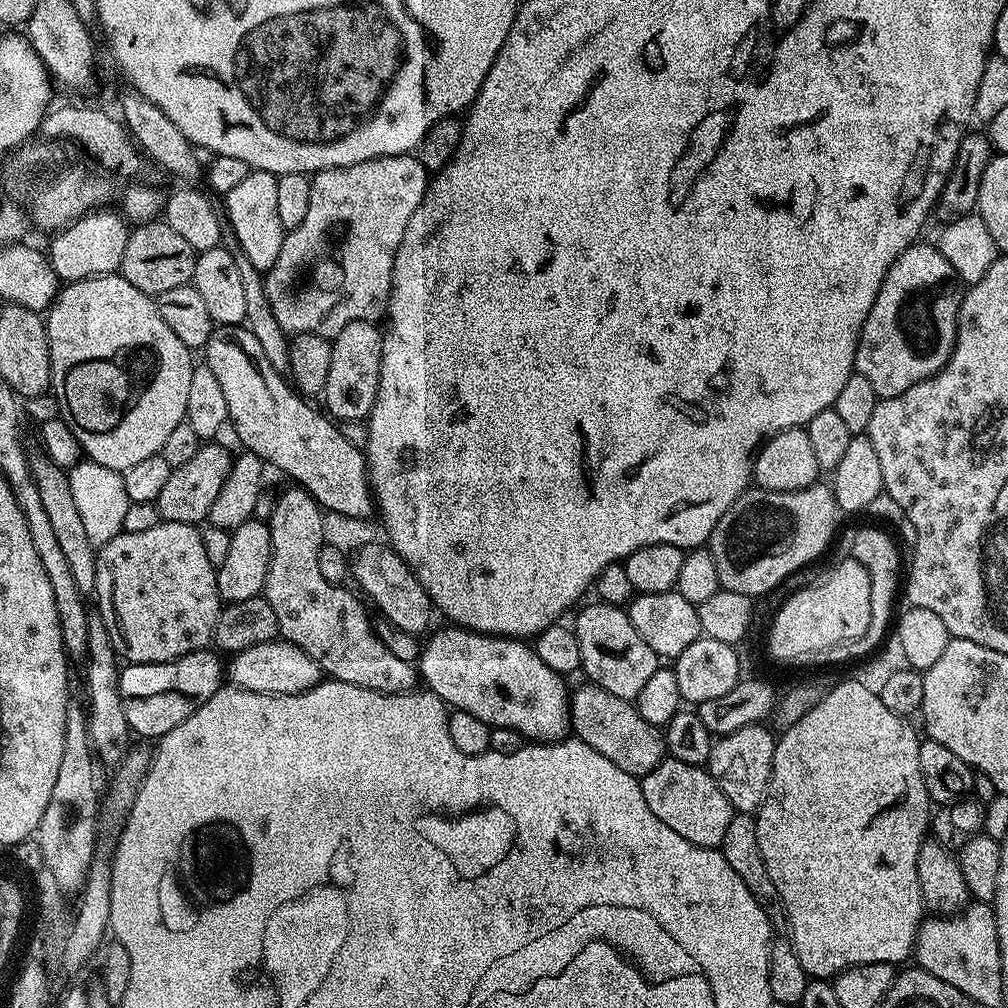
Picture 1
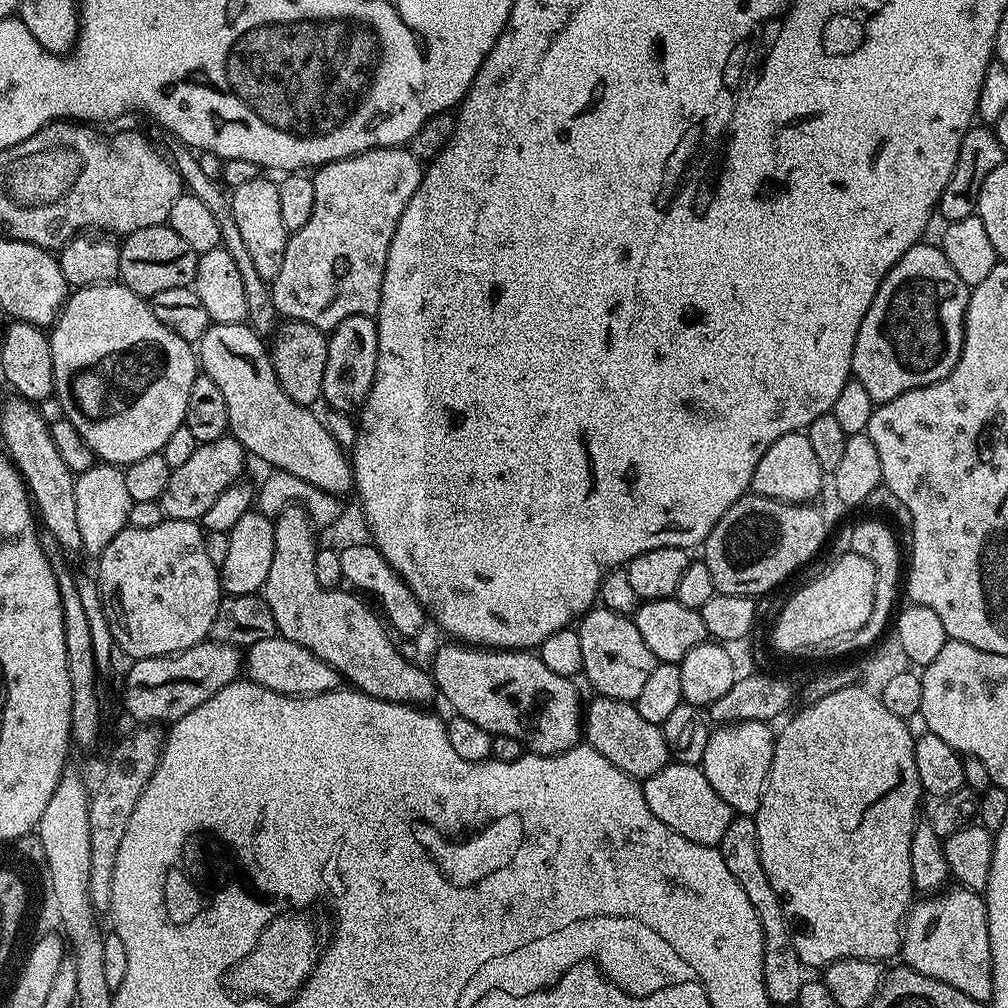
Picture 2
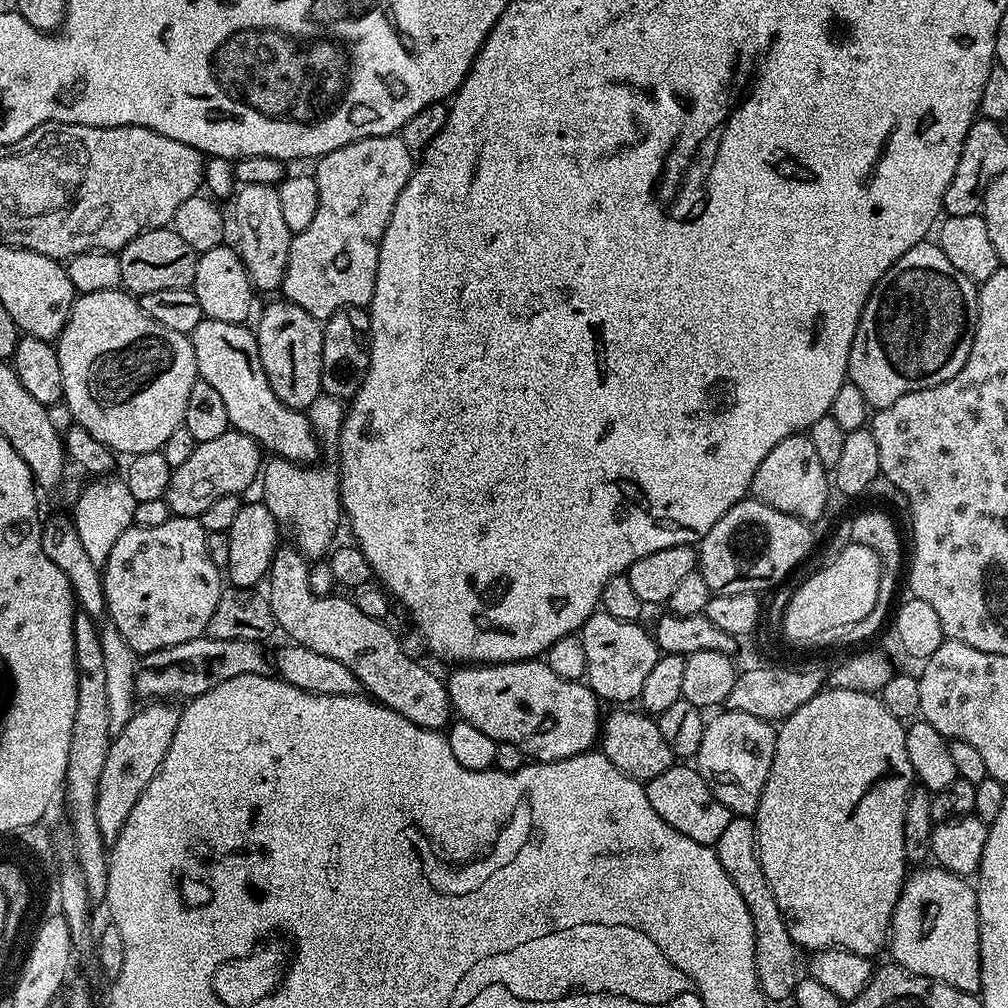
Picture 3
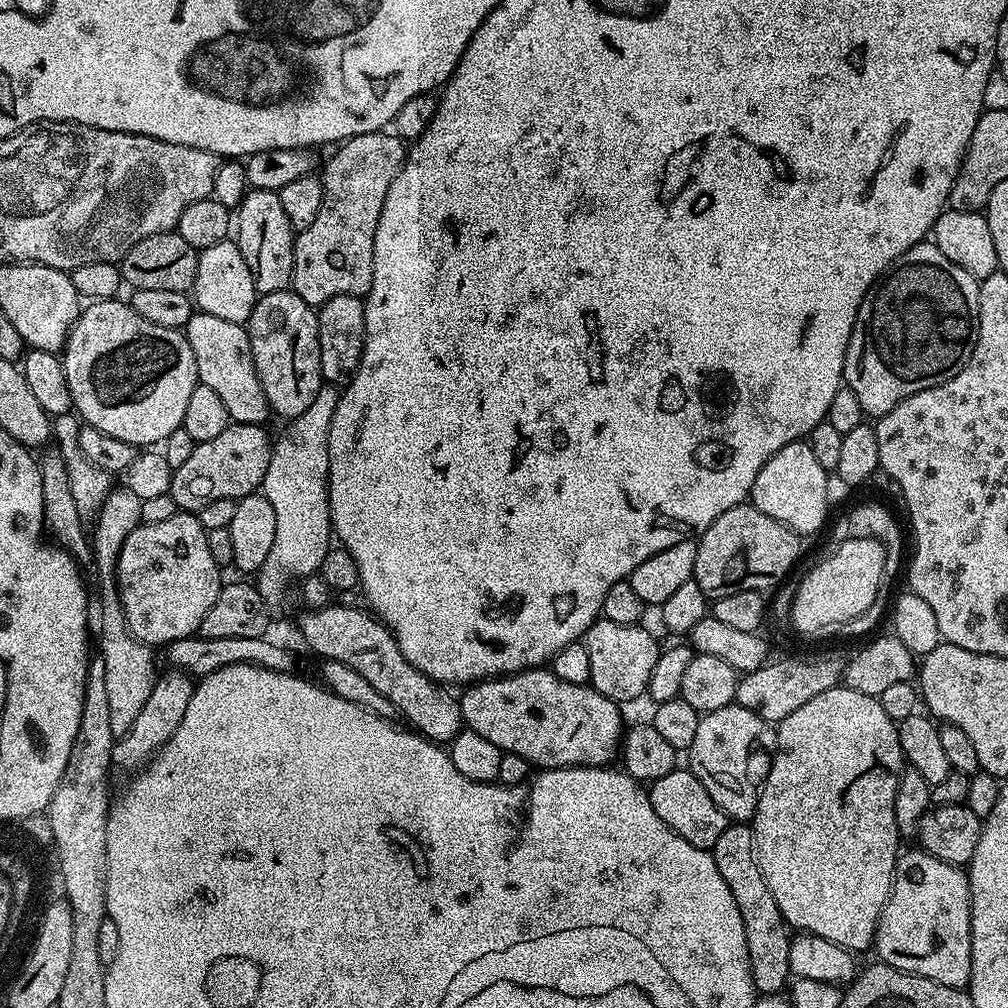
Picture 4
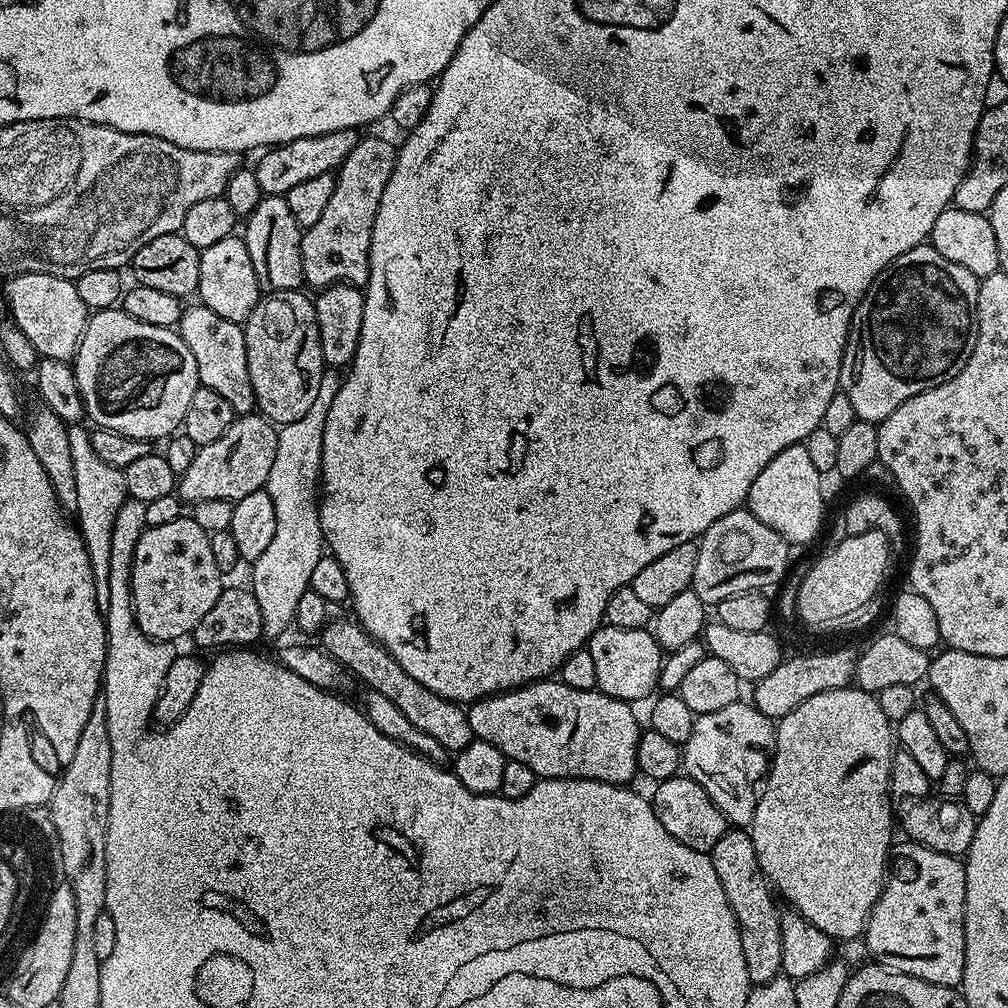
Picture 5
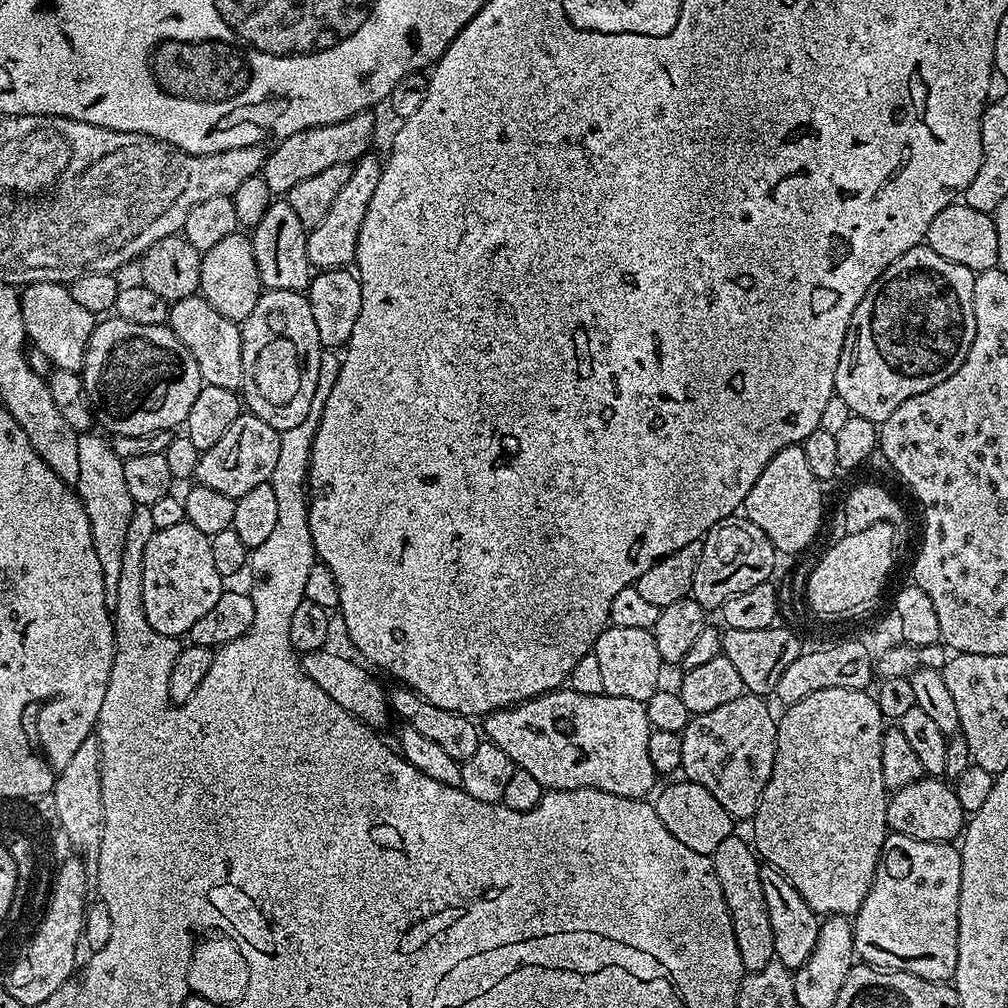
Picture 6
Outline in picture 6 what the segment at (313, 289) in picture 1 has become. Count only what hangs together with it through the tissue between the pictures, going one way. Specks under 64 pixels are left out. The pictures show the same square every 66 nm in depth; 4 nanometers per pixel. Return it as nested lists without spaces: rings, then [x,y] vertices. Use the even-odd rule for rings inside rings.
[[[365,154],[352,165],[352,174],[346,186],[342,188],[338,198],[334,198],[326,218],[318,222],[318,226],[308,233],[308,257],[313,269],[348,268],[356,259],[358,236],[362,230],[362,220],[366,218],[366,210],[370,206],[370,198],[378,187],[378,178],[382,178],[384,165],[381,157]]]

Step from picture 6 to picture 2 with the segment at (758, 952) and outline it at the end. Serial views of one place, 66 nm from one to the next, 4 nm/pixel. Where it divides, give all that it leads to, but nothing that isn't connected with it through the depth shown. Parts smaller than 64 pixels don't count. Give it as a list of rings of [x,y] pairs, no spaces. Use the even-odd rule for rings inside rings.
[[[748,814],[733,815],[730,826],[726,826],[726,834],[722,834],[722,842],[718,847],[722,854],[722,862],[726,862],[730,874],[738,878],[738,886],[746,890],[746,898],[750,898],[764,927],[764,985],[769,1001],[773,1005],[795,1005],[798,994],[802,994],[806,969],[794,950],[792,933],[787,920],[784,919],[784,907],[776,896],[774,886],[770,886],[770,878],[766,878],[766,870],[762,870],[755,819]]]

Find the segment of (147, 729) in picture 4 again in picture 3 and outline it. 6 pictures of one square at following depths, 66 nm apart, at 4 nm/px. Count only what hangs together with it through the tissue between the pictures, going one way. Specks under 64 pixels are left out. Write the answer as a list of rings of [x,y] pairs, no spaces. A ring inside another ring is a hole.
[[[157,700],[143,706],[145,708],[138,709],[125,722],[121,732],[119,729],[113,735],[112,745],[106,754],[106,766],[102,766],[102,778],[98,778],[94,814],[98,818],[98,830],[108,846],[118,838],[126,818],[130,818],[130,810],[134,810],[134,802],[138,802],[142,790],[146,790],[162,766],[166,750],[170,750],[170,742],[174,742],[174,734],[178,730],[181,709],[175,703]]]

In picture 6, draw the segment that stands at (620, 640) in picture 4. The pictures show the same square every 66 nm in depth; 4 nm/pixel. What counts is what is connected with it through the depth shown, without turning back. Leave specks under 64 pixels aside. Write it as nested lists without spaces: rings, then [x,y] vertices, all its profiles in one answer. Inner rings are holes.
[[[609,626],[597,638],[594,651],[598,658],[598,671],[602,673],[605,696],[634,698],[647,702],[661,687],[662,661],[651,631],[634,630],[631,626],[618,626],[617,628]]]

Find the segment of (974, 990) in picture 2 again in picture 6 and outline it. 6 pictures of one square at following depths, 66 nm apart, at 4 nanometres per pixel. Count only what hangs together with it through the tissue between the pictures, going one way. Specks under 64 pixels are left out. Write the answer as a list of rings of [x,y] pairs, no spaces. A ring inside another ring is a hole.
[[[892,832],[884,840],[870,890],[854,917],[856,956],[873,968],[909,972],[918,978],[948,982],[958,966],[958,894],[962,890],[962,858],[955,843],[922,842]]]

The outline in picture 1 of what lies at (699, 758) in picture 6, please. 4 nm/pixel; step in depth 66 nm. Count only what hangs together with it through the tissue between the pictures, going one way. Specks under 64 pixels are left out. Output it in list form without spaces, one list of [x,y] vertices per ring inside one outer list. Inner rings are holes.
[[[763,723],[751,724],[742,730],[731,732],[728,736],[719,737],[713,743],[712,753],[706,765],[707,772],[716,779],[722,794],[726,794],[733,809],[740,814],[755,813],[764,800],[765,794],[768,793],[777,737],[764,727]]]

